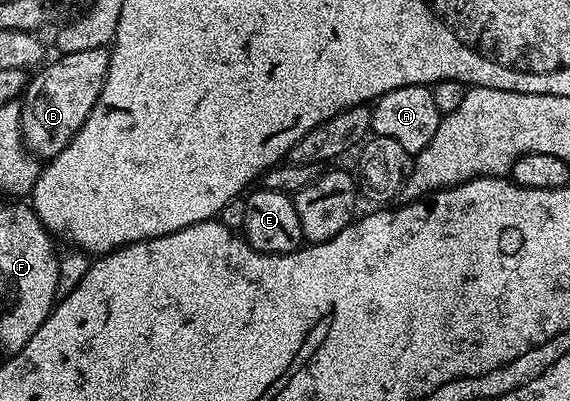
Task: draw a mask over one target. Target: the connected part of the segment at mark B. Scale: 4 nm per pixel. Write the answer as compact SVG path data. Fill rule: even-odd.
M107 47L94 50L78 50L57 55L56 61L45 63L27 81L20 105L20 137L24 146L37 158L57 156L82 130L82 122L94 108L94 102L102 94L108 69Z

